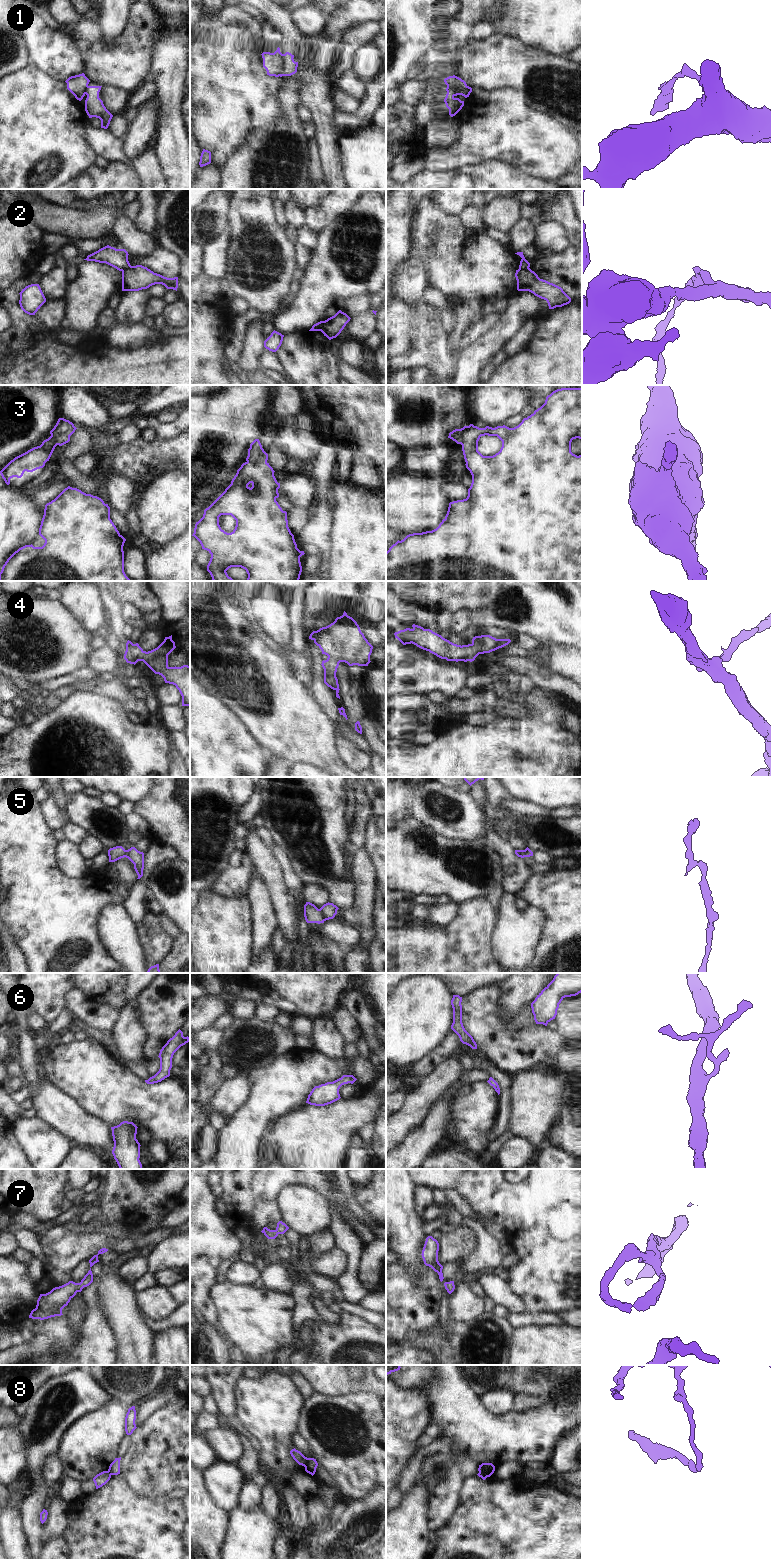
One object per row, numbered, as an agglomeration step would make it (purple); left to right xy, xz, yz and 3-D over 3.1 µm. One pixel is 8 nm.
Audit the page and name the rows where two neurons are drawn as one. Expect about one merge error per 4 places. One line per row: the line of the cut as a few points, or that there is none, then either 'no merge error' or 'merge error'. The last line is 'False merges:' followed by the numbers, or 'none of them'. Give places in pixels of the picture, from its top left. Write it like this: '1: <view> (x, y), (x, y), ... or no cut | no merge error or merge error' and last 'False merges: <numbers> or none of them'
1: xz (282, 54), (282, 70), (279, 75) | merge error
2: xz (322, 321), (320, 330) | merge error
3: no cut | no merge error
4: no cut | no merge error
5: xz (319, 909), (325, 920) | merge error
6: no cut | no merge error
7: no cut | no merge error
8: xz (307, 1458), (304, 1466) | merge error
False merges: 1, 2, 5, 8

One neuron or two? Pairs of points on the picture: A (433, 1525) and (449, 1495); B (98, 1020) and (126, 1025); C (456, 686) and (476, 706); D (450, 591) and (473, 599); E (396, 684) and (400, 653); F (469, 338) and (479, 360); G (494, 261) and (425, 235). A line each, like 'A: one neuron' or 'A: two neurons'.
A: one neuron
B: two neurons
C: two neurons
D: one neuron
E: two neurons
F: two neurons
G: one neuron

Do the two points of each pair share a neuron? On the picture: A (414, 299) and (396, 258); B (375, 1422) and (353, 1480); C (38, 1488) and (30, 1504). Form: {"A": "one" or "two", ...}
{"A": "two", "B": "one", "C": "one"}

